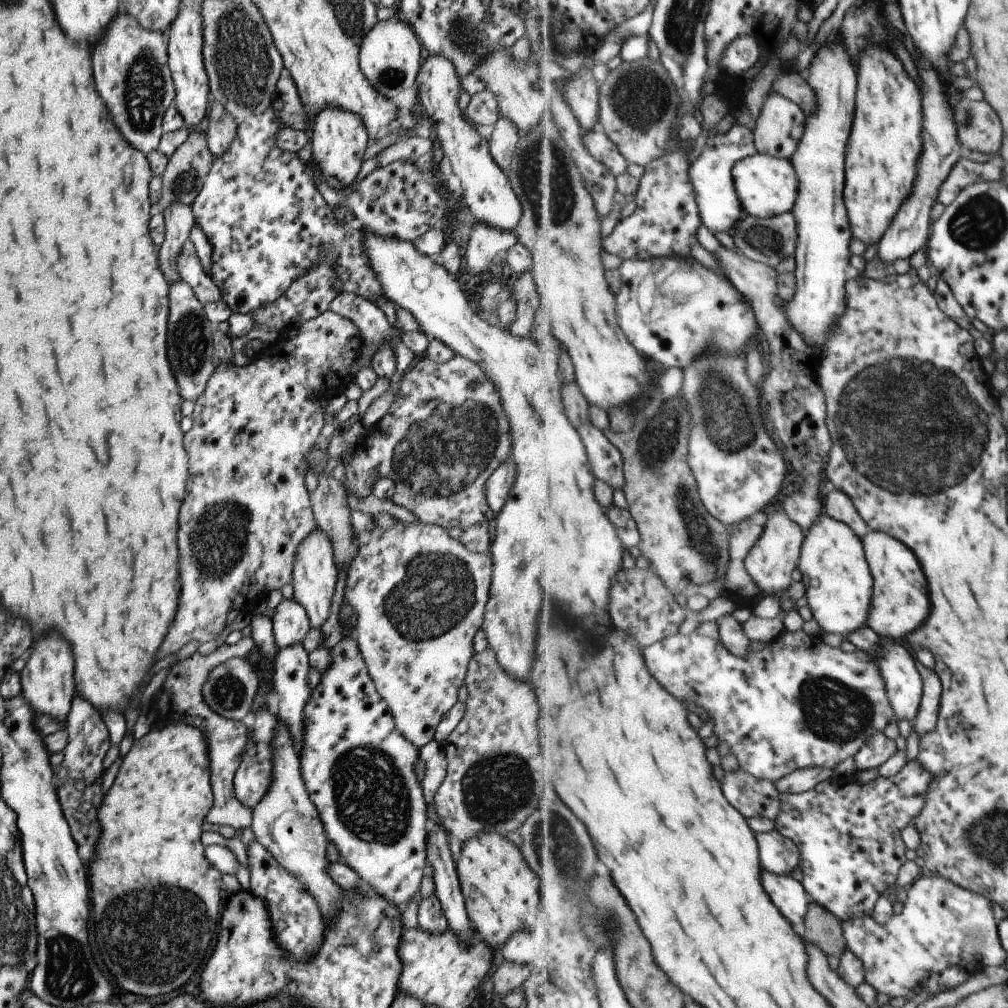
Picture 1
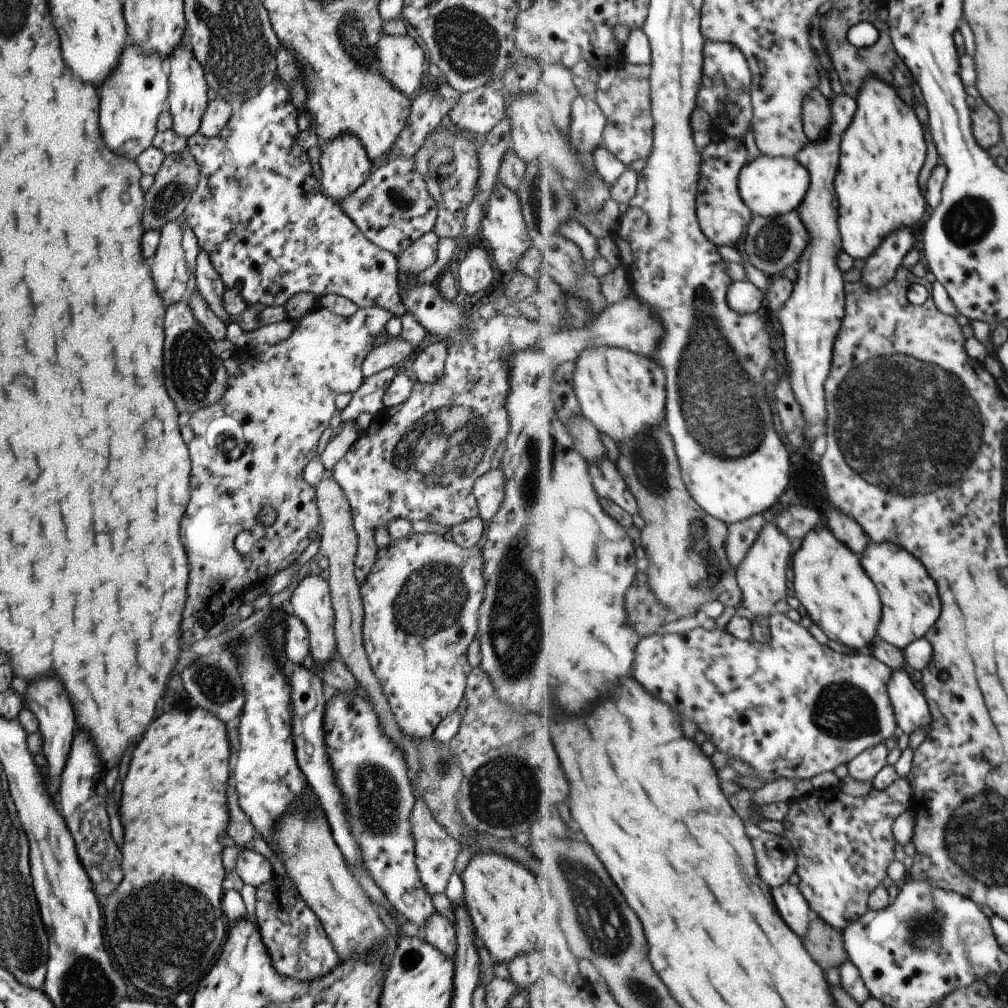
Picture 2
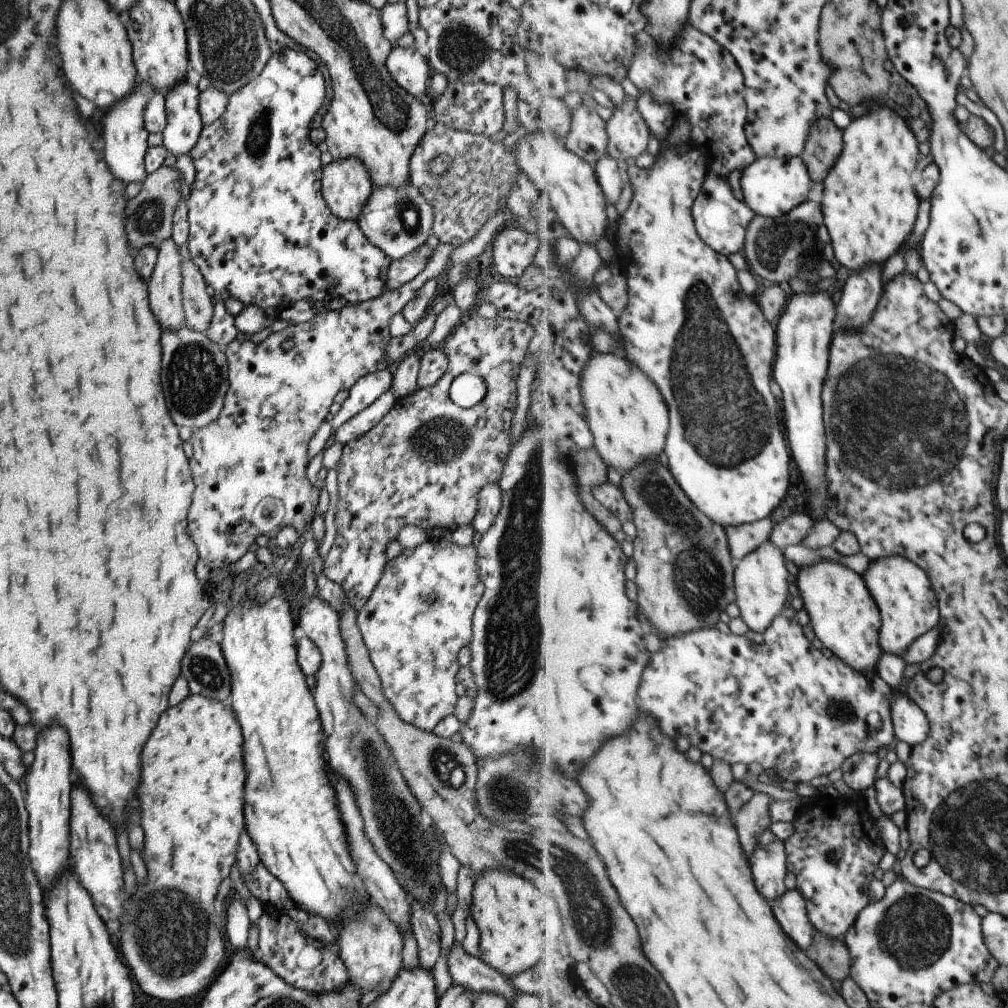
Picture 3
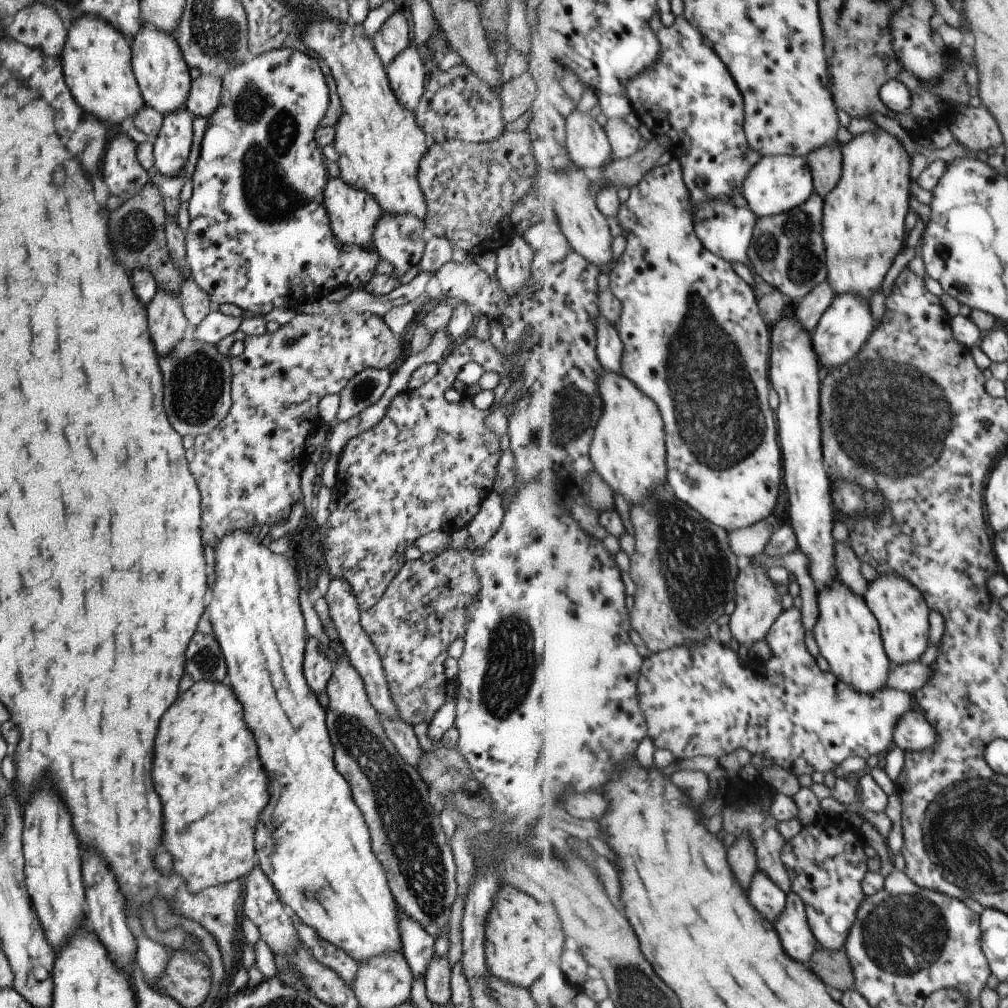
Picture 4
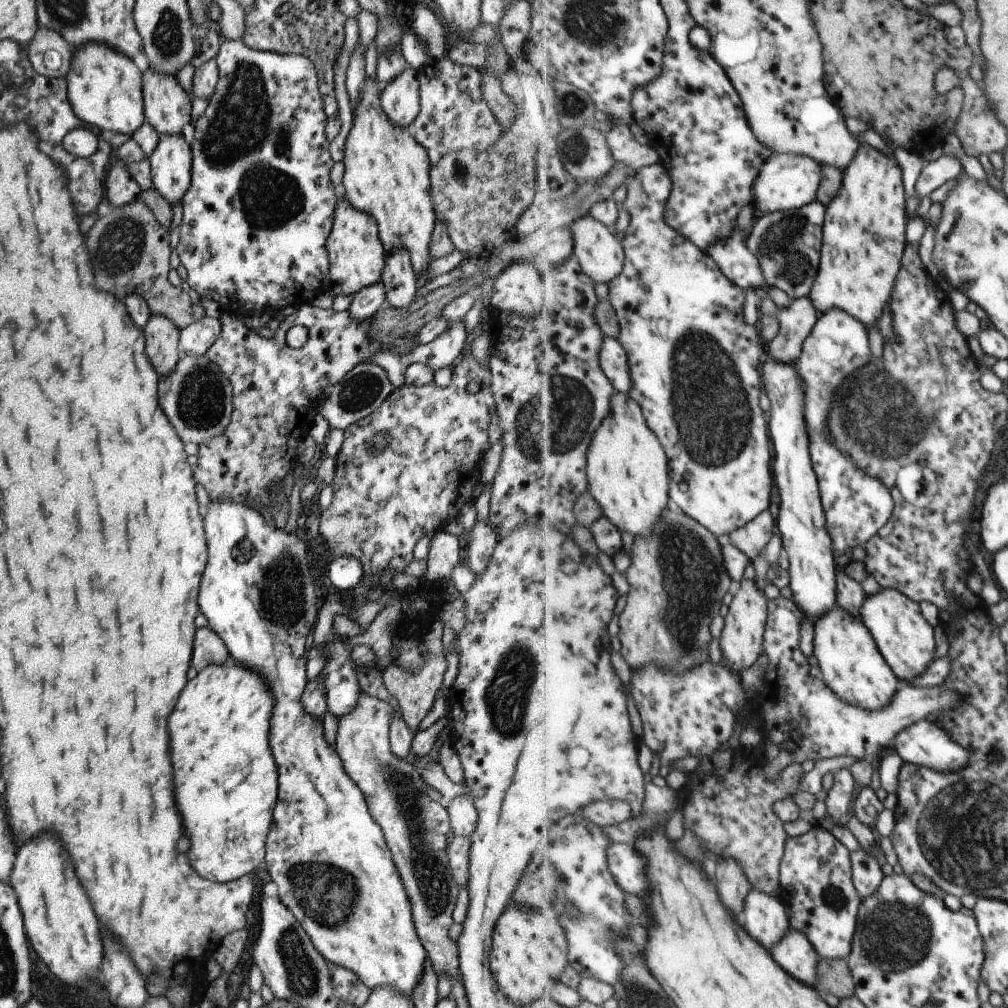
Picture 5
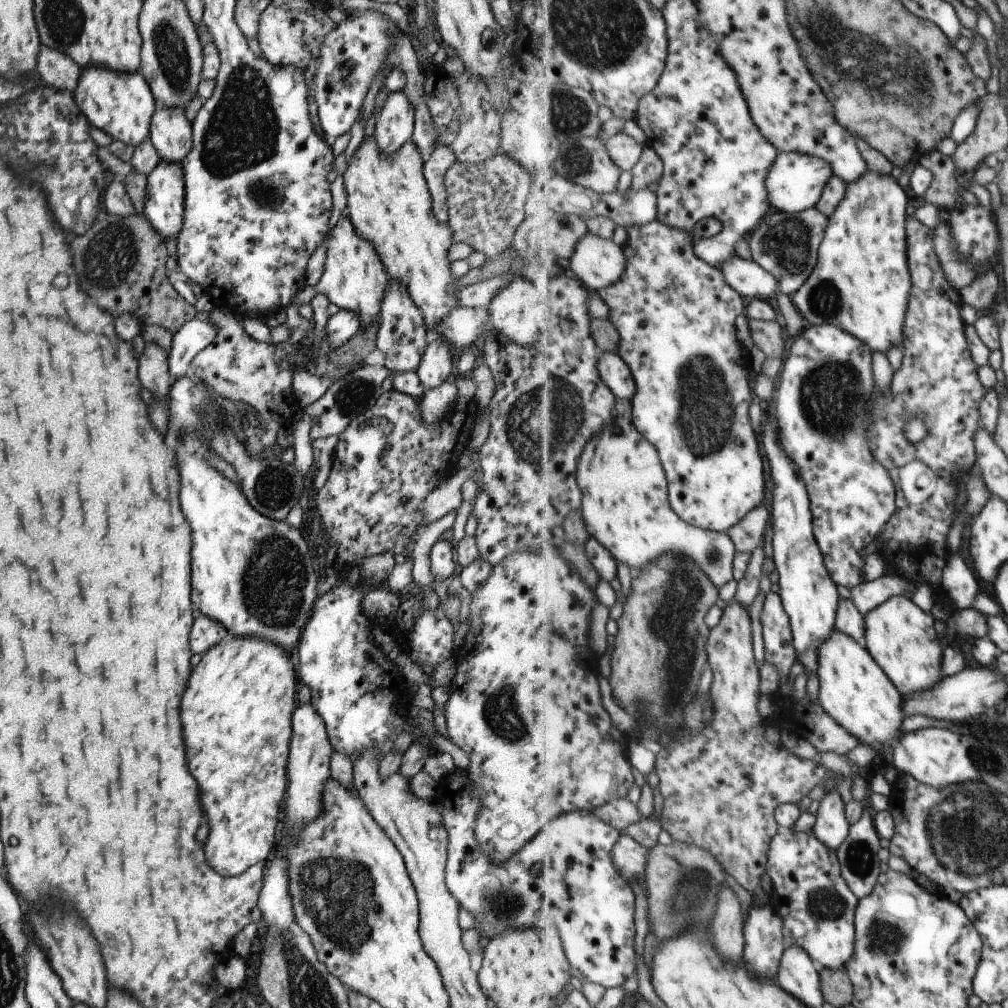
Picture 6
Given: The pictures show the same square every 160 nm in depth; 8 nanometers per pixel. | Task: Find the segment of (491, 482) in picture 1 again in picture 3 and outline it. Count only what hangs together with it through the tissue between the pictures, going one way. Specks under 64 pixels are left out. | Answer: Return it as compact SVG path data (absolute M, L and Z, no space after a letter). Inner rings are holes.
M497 483L483 485L477 491L476 511L470 522L475 531L483 534L499 512L501 491Z

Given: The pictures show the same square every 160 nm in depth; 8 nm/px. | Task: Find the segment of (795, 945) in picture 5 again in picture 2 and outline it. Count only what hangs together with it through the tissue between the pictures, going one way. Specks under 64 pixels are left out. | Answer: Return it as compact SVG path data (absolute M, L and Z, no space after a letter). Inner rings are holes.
M786 882L783 886L775 887L775 902L785 922L789 922L789 926L799 936L805 936L814 914L808 899L805 898L798 885Z

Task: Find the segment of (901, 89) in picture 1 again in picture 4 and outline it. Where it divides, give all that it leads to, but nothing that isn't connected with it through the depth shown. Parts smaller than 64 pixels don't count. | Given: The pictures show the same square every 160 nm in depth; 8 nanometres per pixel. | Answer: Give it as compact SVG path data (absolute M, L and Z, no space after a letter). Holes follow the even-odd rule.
M878 126L855 135L841 147L843 176L824 198L829 282L837 295L855 293L871 298L883 286L893 260L905 246L911 156L899 138Z

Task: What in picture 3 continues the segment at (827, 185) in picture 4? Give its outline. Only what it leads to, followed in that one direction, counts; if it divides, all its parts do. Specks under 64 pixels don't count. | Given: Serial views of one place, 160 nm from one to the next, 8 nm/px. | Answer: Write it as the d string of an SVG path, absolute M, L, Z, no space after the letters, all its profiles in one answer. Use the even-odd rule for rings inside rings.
M823 117L812 126L802 157L814 182L823 182L844 147L844 130L831 117Z

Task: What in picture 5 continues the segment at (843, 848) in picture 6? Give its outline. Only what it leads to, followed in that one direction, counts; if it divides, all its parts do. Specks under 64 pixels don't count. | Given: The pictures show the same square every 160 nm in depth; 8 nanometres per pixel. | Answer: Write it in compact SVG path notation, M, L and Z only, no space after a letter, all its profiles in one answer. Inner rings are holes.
M876 844L867 852L861 848L851 852L853 884L855 884L863 900L876 895L883 880L885 880L883 868L881 868L881 864L877 862L877 858L875 857L878 851L879 847Z

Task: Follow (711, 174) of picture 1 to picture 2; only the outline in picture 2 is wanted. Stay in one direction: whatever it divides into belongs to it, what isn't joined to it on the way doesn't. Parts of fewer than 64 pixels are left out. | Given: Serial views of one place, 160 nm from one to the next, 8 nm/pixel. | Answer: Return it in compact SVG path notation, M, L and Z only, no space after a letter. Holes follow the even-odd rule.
M722 138L710 142L701 153L703 165L700 166L701 178L698 192L698 217L700 227L709 240L717 246L735 247L741 244L747 227L751 224L753 213L743 200L739 190L740 170L748 164L749 150L741 139Z

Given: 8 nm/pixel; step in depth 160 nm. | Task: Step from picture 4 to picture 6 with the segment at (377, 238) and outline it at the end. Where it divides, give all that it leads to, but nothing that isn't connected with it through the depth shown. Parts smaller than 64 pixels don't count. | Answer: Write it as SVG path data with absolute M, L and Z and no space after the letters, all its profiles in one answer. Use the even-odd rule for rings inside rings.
M388 279L380 302L378 331L375 339L377 350L383 353L385 359L383 366L397 373L415 371L424 351L427 338L429 338L429 334L422 312L415 306L409 293L406 292L406 286L399 281Z

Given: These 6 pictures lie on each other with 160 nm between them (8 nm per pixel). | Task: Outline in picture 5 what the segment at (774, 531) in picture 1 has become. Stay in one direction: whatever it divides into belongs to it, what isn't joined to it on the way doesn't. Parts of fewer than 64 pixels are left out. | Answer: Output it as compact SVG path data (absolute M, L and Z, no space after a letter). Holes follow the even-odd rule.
M743 580L736 586L734 597L728 606L728 613L724 618L724 627L720 635L721 650L725 660L723 663L731 672L741 674L753 666L759 656L764 653L765 626L768 626L769 598L763 590L752 580Z

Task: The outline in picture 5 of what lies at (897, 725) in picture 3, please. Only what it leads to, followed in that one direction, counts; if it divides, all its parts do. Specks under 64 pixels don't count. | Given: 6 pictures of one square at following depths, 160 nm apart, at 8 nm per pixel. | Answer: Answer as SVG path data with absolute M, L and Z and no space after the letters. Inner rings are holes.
M921 720L909 728L905 728L894 739L893 750L903 758L905 763L918 764L931 768L931 770L935 769L937 772L949 772L949 774L966 767L970 761L968 749L955 742L943 727L939 728L929 720Z

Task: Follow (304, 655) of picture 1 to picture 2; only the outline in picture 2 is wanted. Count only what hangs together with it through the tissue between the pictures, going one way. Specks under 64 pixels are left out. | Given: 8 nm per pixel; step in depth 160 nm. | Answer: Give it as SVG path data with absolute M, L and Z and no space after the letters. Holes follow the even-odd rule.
M286 662L285 674L288 674L289 694L290 694L290 731L293 734L293 744L295 744L295 758L297 758L297 766L305 776L305 780L309 782L309 786L315 790L317 798L319 798L319 806L323 808L323 814L335 844L340 848L344 861L347 864L362 867L360 859L360 848L355 842L355 838L349 832L349 826L345 824L345 816L341 812L341 798L337 798L337 786L333 782L333 774L329 772L329 764L327 764L327 753L325 752L324 742L322 741L322 710L326 703L327 695L325 686L319 675L309 669L303 667L302 662L291 663Z

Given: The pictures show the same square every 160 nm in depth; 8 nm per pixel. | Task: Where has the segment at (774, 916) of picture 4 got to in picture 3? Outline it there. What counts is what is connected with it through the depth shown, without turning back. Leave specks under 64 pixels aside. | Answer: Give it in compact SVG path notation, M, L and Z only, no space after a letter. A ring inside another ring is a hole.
M770 828L759 838L759 844L753 851L753 874L757 878L757 888L765 894L765 898L777 900L788 891L786 844Z

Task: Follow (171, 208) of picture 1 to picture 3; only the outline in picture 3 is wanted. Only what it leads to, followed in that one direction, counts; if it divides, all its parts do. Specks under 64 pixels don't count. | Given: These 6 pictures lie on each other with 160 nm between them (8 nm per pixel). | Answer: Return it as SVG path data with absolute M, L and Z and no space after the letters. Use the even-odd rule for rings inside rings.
M169 236L160 242L156 261L146 282L149 308L164 330L177 330L184 324L182 311L182 261L178 247Z

